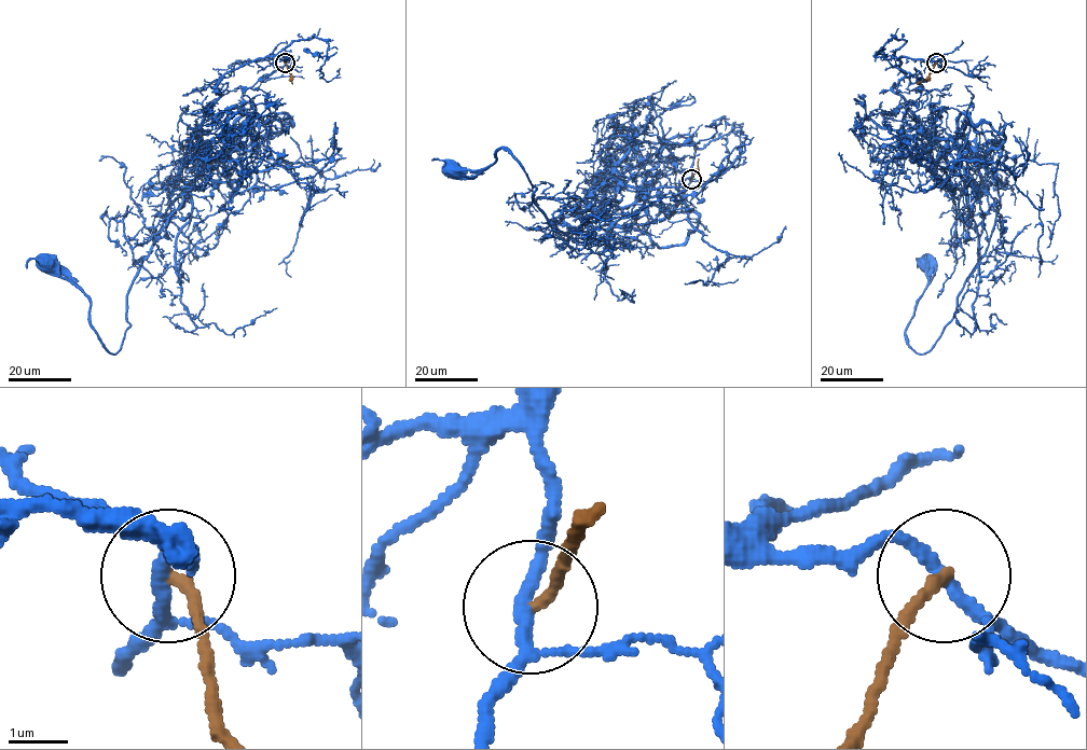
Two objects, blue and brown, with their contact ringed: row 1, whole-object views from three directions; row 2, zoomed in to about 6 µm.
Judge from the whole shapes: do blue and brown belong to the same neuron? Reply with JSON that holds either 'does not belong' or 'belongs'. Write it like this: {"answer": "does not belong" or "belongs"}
{"answer": "does not belong"}

